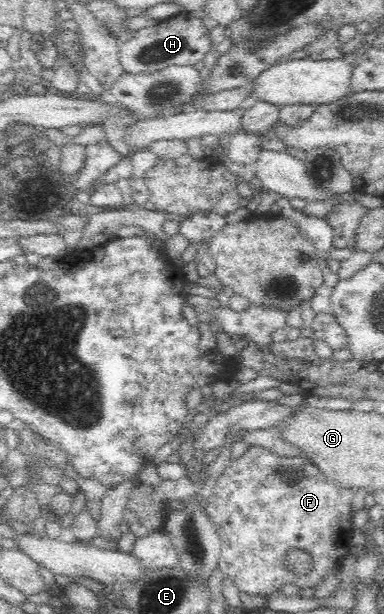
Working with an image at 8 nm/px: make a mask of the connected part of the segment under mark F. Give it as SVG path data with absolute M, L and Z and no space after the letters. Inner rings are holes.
M251 446L243 456L232 460L216 480L205 509L221 537L218 568L223 578L229 578L237 590L263 598L279 592L286 584L315 590L327 576L341 568L345 556L353 550L355 528L352 514L358 505L353 500L353 491L323 475L309 459L279 456L269 449ZM292 549L309 551L313 556L313 569L309 576L295 575L283 567L284 557Z

